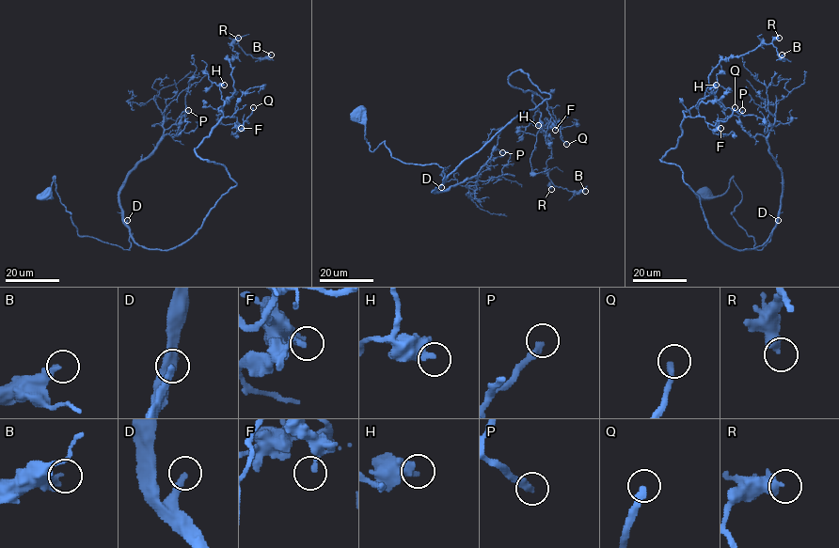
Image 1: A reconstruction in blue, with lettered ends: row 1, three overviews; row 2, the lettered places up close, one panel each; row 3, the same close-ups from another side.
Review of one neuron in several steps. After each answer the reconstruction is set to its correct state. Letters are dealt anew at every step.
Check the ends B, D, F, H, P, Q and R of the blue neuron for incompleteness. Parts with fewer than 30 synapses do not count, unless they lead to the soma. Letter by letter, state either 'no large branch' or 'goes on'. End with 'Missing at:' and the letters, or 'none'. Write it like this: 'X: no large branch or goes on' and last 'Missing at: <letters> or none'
B: no large branch
D: goes on
F: no large branch
H: no large branch
P: goes on
Q: goes on
R: no large branch
Missing at: D, P, Q

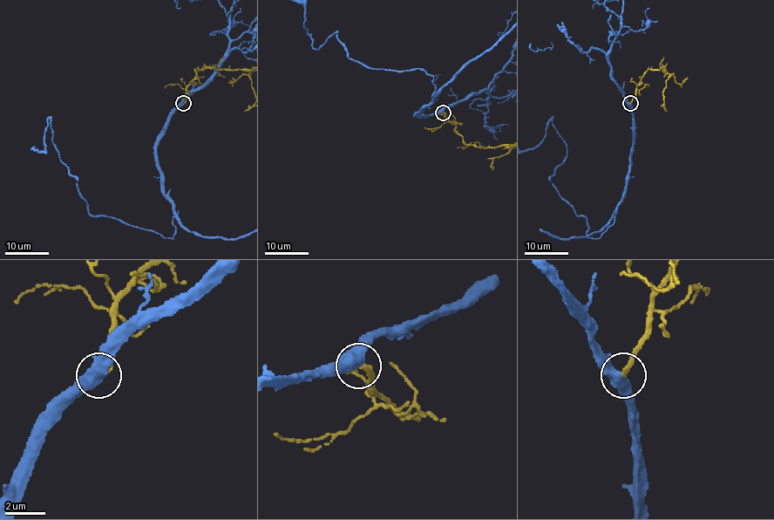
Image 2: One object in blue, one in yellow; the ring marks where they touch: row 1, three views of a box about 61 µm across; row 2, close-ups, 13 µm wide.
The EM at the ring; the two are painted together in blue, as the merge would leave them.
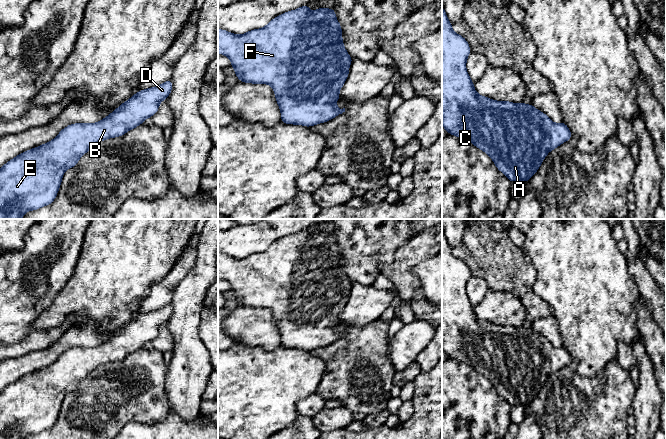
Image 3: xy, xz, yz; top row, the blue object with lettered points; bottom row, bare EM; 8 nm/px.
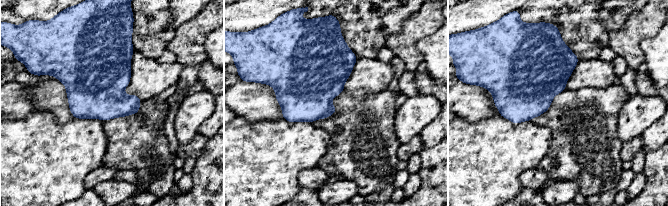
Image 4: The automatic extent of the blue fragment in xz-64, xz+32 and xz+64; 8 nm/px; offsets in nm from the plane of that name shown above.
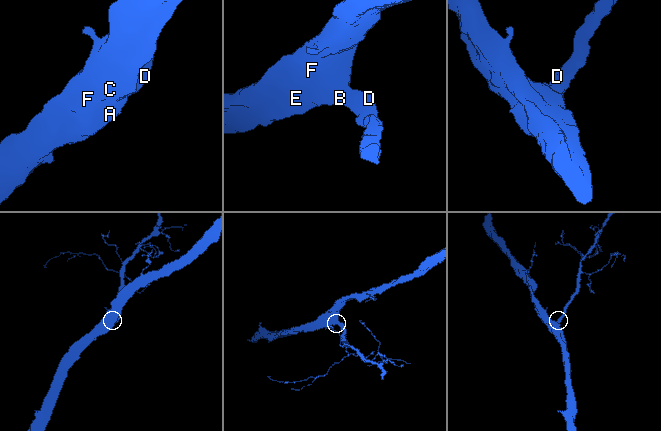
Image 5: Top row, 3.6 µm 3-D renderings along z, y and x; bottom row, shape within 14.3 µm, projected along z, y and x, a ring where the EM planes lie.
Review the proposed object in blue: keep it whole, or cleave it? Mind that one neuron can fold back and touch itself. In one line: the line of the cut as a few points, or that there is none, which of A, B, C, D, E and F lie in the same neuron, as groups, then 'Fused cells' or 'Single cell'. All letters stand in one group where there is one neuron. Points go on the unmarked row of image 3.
No split. Groups: A B C D E F. Single cell

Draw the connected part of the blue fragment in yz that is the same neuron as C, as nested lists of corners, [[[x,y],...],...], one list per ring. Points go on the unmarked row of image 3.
[[[442,230],[442,349],[448,358],[466,363],[484,375],[511,407],[518,404],[526,407],[547,378],[569,365],[573,358],[563,345],[554,347],[531,328],[496,325],[479,319],[466,293],[470,277],[469,267],[452,254]]]

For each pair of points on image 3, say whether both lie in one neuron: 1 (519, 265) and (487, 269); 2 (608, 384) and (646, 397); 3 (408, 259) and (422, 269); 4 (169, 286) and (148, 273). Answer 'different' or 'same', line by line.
1: same
2: different
3: different
4: different

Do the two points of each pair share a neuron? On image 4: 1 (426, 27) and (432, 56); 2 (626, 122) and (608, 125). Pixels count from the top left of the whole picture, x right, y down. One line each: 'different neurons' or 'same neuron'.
1: different neurons
2: different neurons

